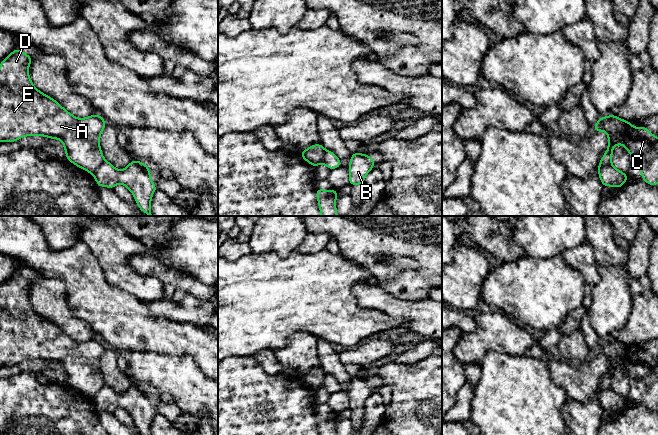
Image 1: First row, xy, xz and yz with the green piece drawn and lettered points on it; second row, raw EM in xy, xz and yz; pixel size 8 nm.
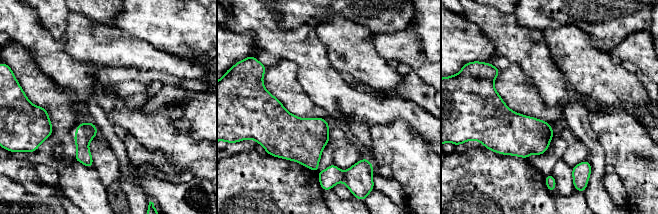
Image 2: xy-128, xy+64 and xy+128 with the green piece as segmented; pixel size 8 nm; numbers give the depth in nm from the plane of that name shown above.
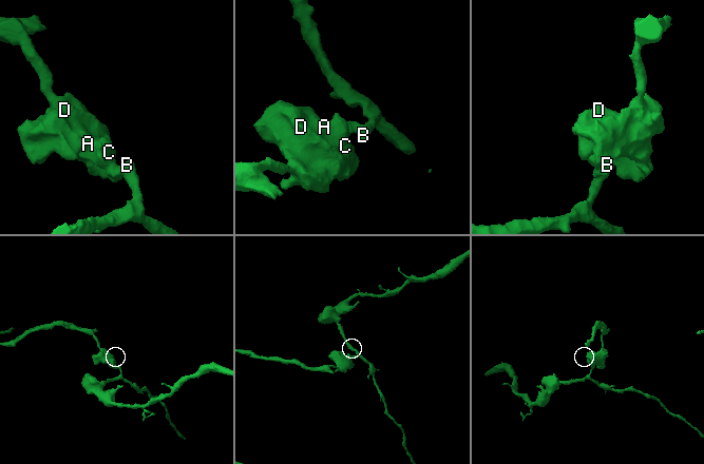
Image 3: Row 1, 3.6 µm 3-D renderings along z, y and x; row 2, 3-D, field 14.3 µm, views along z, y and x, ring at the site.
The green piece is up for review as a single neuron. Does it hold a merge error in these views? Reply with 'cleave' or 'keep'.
cleave

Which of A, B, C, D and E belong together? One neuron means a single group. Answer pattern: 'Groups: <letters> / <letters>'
Groups: A C D E / B

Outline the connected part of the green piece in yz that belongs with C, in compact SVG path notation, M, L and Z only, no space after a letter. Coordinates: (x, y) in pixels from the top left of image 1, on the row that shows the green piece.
M609 115L598 119L593 128L593 132L597 131L608 135L608 148L598 168L610 165L614 147L622 144L637 160L644 182L652 186L658 184L658 138L645 126L634 128L632 122Z

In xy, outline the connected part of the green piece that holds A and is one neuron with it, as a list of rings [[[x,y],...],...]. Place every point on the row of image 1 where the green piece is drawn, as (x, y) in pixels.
[[[15,48],[0,63],[0,142],[15,142],[24,136],[35,135],[59,139],[64,144],[67,160],[93,174],[105,161],[100,135],[107,126],[106,122],[98,114],[79,119],[56,100],[37,90],[28,73],[31,62],[31,56]]]

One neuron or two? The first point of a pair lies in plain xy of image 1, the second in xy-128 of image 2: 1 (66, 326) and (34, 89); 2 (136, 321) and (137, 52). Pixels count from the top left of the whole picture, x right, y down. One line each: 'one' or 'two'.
1: one
2: two

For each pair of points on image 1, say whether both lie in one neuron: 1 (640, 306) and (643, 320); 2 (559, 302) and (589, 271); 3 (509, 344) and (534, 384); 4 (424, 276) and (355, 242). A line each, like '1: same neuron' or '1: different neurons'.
1: same neuron
2: different neurons
3: different neurons
4: same neuron

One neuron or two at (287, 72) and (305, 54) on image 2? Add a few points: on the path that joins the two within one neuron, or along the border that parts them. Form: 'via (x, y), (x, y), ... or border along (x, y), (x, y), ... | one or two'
border along (280, 58), (296, 66), (301, 87) | two

